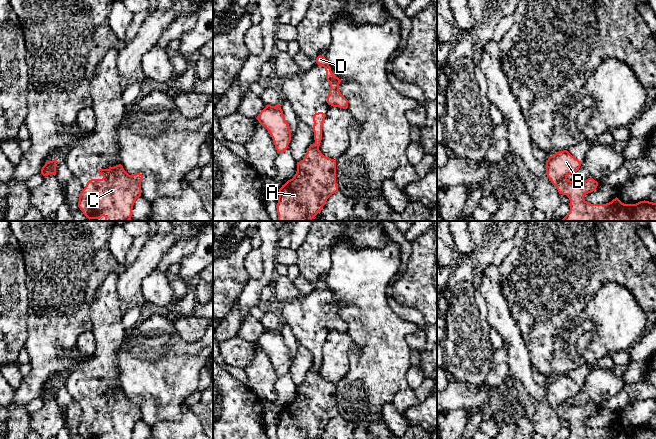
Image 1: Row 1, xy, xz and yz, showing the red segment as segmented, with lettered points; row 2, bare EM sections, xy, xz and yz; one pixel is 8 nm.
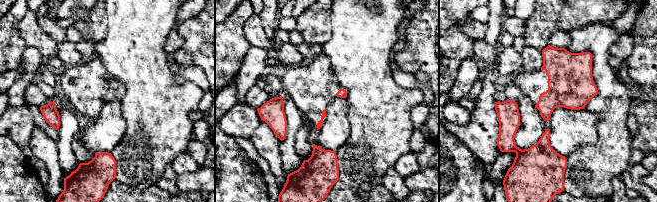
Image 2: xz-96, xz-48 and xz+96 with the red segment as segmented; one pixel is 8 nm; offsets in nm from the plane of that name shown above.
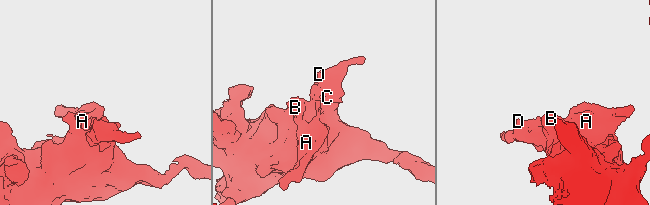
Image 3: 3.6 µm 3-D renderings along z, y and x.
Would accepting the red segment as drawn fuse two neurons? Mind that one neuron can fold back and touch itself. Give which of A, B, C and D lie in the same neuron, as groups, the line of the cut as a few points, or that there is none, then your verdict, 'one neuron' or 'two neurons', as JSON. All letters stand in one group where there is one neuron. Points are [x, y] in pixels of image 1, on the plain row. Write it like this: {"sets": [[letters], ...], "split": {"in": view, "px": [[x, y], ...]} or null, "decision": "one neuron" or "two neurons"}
{"sets": [["A", "B", "C", "D"]], "split": null, "decision": "one neuron"}

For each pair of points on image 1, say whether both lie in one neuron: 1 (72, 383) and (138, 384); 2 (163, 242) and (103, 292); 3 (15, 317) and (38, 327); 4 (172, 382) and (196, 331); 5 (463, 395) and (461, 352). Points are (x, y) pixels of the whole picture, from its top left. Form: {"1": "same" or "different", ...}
{"1": "different", "2": "different", "3": "different", "4": "different", "5": "different"}

